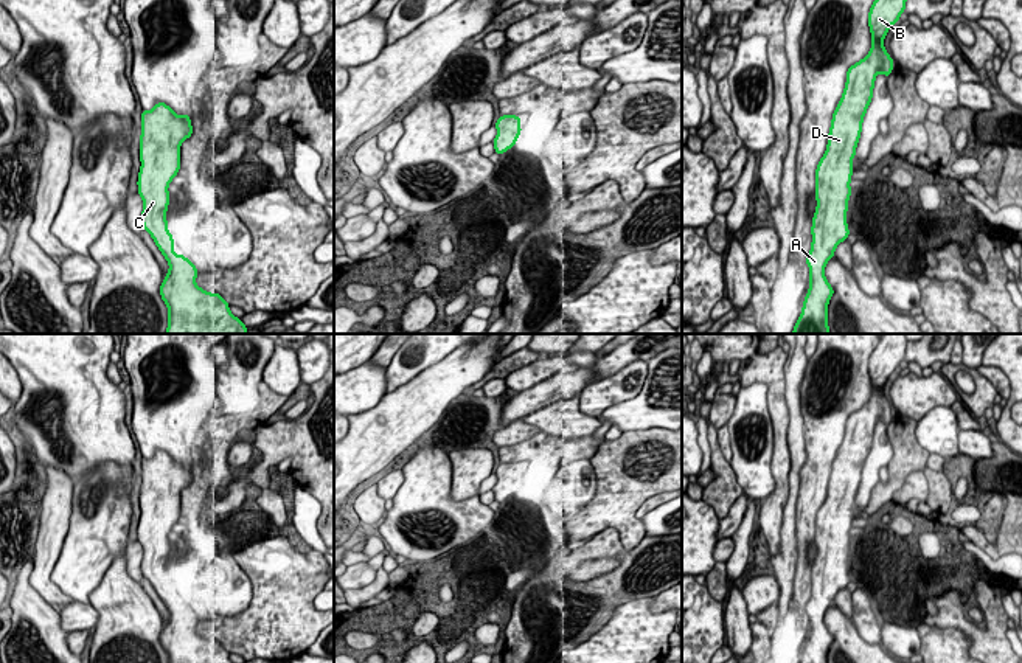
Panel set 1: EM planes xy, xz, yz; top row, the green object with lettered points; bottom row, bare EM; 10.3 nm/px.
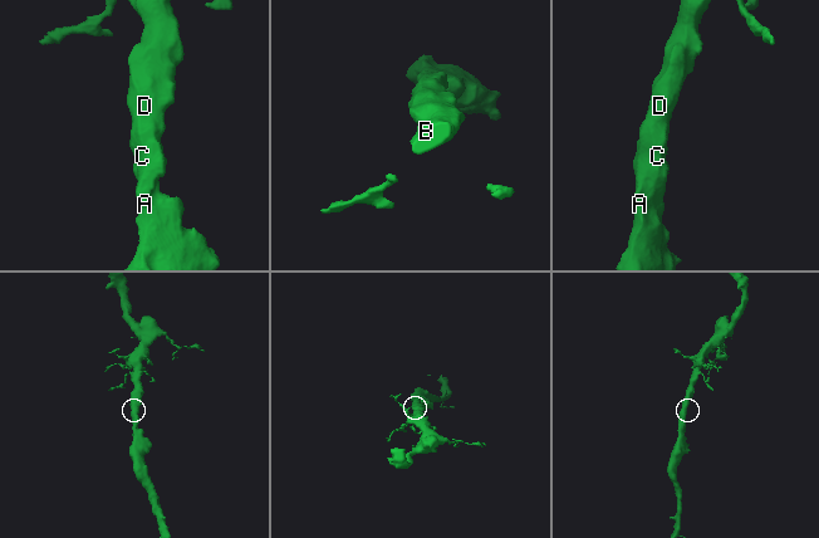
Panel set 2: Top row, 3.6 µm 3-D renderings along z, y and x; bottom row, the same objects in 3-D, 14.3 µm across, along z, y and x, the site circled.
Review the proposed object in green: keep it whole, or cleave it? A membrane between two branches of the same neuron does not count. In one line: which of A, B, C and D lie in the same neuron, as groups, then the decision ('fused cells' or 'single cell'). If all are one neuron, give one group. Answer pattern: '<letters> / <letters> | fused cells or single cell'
A B C D | single cell

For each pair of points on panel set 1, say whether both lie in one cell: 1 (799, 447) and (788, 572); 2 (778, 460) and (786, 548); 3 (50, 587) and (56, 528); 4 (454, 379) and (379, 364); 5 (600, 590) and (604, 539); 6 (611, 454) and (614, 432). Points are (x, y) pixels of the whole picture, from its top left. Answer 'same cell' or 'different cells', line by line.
1: same cell
2: different cells
3: same cell
4: different cells
5: same cell
6: different cells

